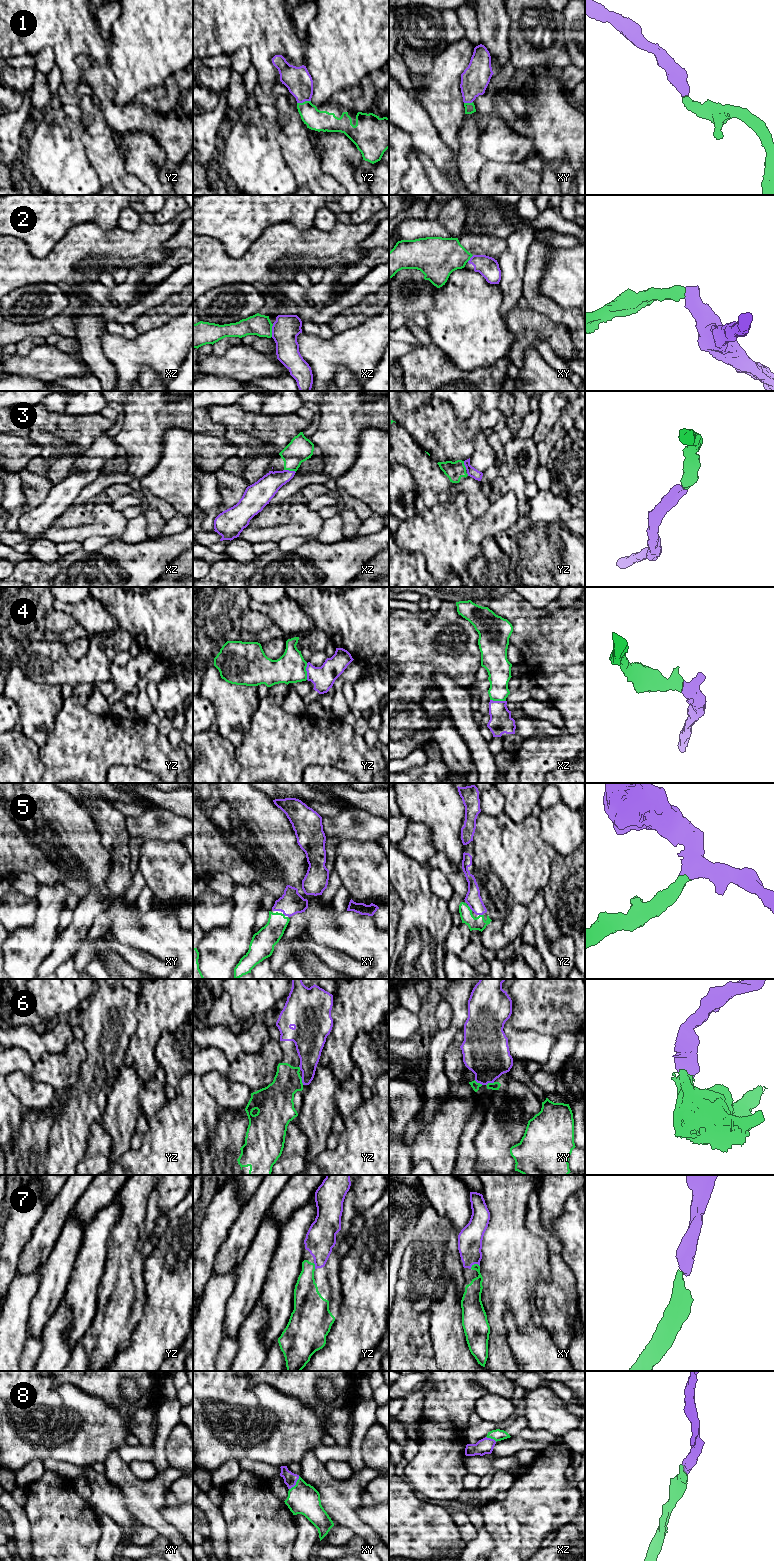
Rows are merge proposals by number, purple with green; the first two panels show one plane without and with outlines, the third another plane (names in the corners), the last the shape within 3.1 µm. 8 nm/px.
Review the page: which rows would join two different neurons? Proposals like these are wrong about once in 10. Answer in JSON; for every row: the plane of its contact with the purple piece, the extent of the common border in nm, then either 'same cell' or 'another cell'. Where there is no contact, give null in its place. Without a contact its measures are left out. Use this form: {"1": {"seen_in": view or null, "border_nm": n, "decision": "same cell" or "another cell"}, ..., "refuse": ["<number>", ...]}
{"1": {"seen_in": "yz", "border_nm": 110, "decision": "same cell"}, "2": {"seen_in": "xz", "border_nm": 110, "decision": "another cell"}, "3": {"seen_in": "xz", "border_nm": 100, "decision": "same cell"}, "4": {"seen_in": "yz", "border_nm": 140, "decision": "same cell"}, "5": {"seen_in": "yz", "border_nm": 60, "decision": "same cell"}, "6": {"seen_in": "xy", "border_nm": 80, "decision": "same cell"}, "7": {"seen_in": "xy", "border_nm": 80, "decision": "same cell"}, "8": {"seen_in": "xy", "border_nm": 140, "decision": "same cell"}, "refuse": ["2"]}

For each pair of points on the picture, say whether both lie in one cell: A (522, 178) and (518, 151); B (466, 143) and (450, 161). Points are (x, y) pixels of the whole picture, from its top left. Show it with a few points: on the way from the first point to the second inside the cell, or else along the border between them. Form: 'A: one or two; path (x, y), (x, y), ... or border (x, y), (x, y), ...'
A: two; border (489, 159), (495, 162), (512, 164)
B: two; border (456, 155), (457, 165)

